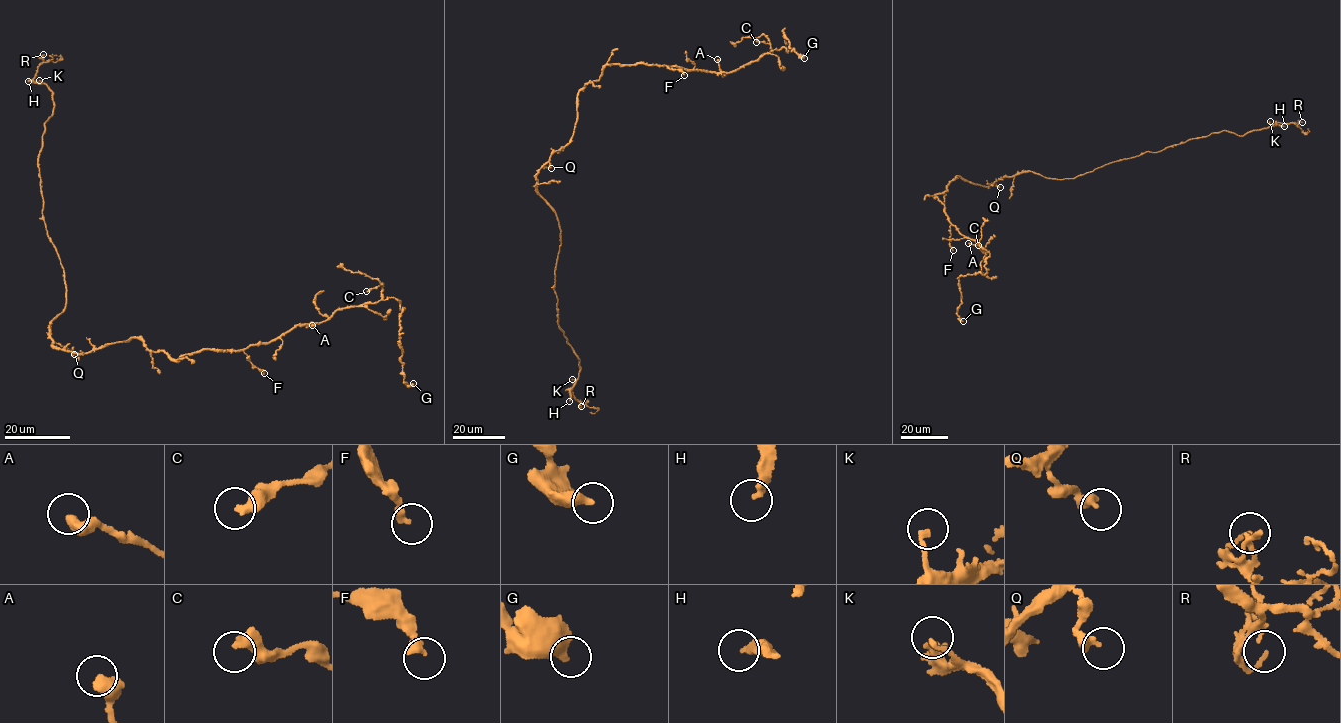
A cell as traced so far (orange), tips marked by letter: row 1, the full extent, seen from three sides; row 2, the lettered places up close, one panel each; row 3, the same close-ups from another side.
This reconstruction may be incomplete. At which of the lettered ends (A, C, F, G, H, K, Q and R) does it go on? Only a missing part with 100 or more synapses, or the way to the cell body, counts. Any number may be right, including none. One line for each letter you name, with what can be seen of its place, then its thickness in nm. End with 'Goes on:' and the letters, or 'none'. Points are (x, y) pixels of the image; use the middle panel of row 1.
H: Place: (569, 401). Thickness 300 nm
Goes on: H

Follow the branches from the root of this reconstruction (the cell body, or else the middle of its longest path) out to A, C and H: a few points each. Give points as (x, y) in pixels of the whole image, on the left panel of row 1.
A: (85, 352), (134, 337), (149, 350), (180, 360), (203, 349), (240, 350), (269, 343), (298, 325), (312, 325)
C: (85, 352), (134, 337), (175, 360), (242, 350), (377, 302), (383, 285), (366, 291)
H: (85, 352), (52, 342), (51, 320), (65, 306), (66, 288), (43, 218), (37, 165), (52, 92), (28, 81)

